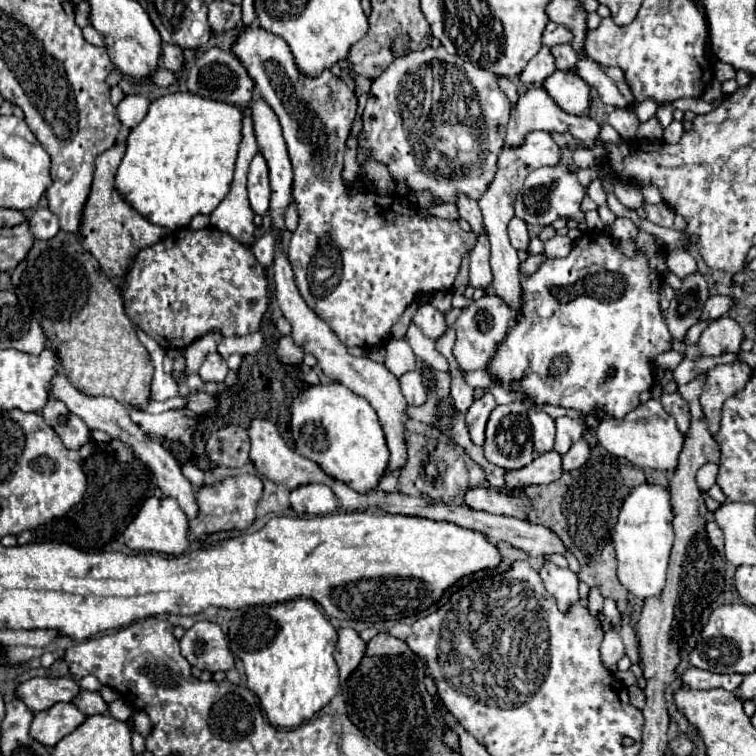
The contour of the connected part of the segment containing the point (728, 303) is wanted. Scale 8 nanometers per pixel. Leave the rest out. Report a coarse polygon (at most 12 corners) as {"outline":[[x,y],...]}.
{"outline":[[722,294],[710,296],[702,318],[722,318],[734,300]]}

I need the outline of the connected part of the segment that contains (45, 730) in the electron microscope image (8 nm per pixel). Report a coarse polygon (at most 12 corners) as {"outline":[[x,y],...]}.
{"outline":[[70,702],[36,712],[30,736],[56,746],[86,716]]}

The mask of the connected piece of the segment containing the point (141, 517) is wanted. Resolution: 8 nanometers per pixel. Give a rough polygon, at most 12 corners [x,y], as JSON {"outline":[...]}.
{"outline":[[150,496],[124,530],[132,550],[180,556],[188,518],[174,498]]}

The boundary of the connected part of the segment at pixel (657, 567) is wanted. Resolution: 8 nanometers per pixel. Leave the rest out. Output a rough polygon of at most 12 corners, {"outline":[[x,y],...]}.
{"outline":[[642,484],[612,530],[618,580],[660,596],[674,542],[670,494]]}

